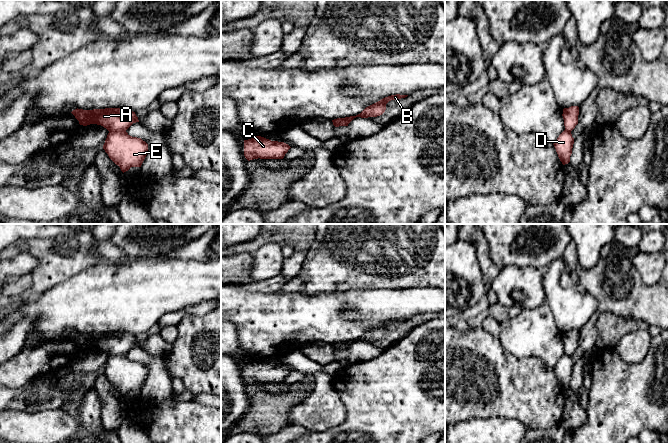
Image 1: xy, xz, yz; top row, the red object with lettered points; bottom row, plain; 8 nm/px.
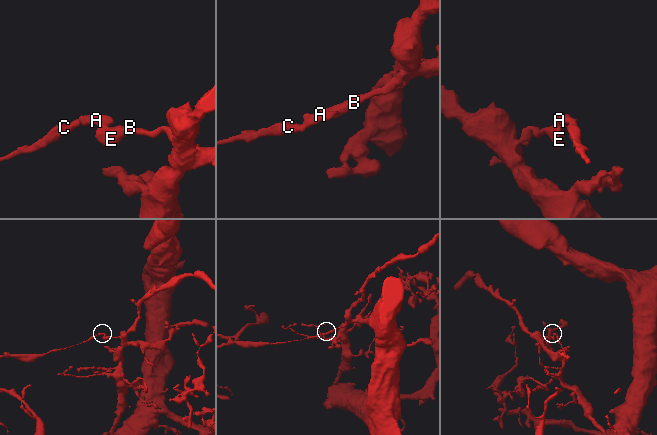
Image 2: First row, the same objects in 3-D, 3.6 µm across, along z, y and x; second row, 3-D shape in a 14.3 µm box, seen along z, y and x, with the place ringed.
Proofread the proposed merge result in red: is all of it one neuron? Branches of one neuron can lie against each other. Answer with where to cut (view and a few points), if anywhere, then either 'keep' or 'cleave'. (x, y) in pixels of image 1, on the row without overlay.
cut xy (125, 354), (109, 356); cleave

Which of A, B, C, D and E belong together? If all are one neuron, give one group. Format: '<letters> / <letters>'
A C / B D E

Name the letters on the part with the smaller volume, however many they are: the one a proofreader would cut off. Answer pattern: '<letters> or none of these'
A, C

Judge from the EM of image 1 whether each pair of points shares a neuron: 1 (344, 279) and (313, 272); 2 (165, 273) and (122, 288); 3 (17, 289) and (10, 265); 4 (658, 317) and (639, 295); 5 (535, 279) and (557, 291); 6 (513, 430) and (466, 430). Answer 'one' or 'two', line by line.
1: one
2: one
3: two
4: one
5: two
6: one

